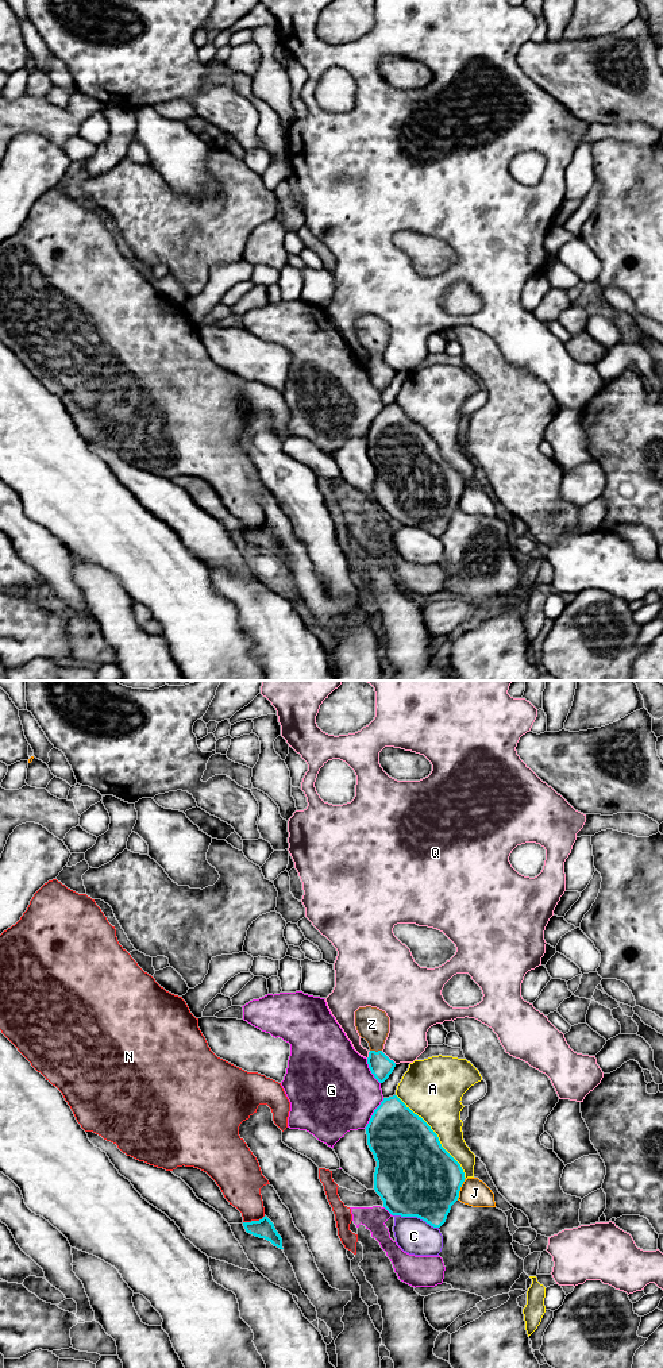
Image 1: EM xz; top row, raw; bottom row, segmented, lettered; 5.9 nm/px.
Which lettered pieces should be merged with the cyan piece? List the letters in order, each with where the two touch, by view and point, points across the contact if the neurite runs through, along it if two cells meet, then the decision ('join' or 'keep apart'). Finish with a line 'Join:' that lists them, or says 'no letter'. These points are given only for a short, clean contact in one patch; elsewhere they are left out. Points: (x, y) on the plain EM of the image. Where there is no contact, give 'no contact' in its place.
A: xz (436, 444) | keep apart
C: xz (416, 524) | keep apart
G: xz (373, 422) | keep apart
J: xz (459, 497) | keep apart
N: xz (254, 530) | keep apart
Q: xz (388, 366) | keep apart
Z: xz (374, 359) | across xz (380, 373), (374, 359), (374, 336), (372, 332) | join
Join: Z

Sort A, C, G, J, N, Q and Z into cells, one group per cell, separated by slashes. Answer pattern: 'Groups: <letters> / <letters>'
Groups: A / C / G / J / N / Q / Z

